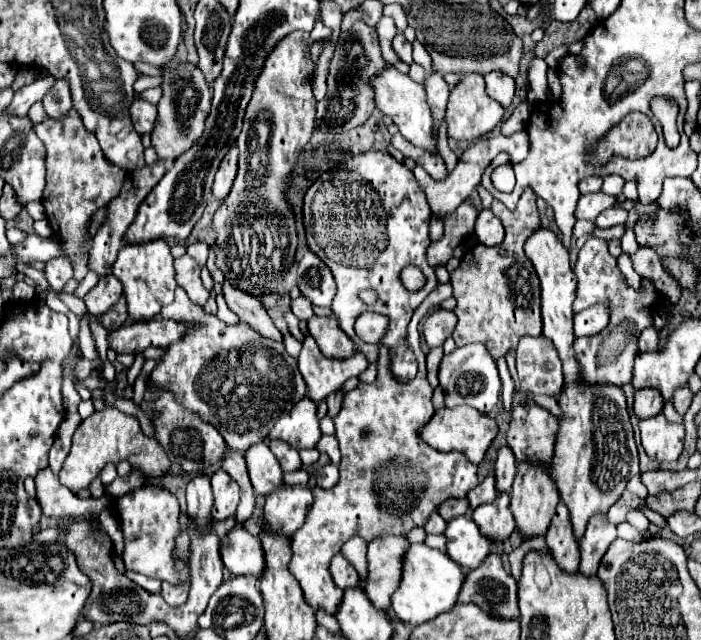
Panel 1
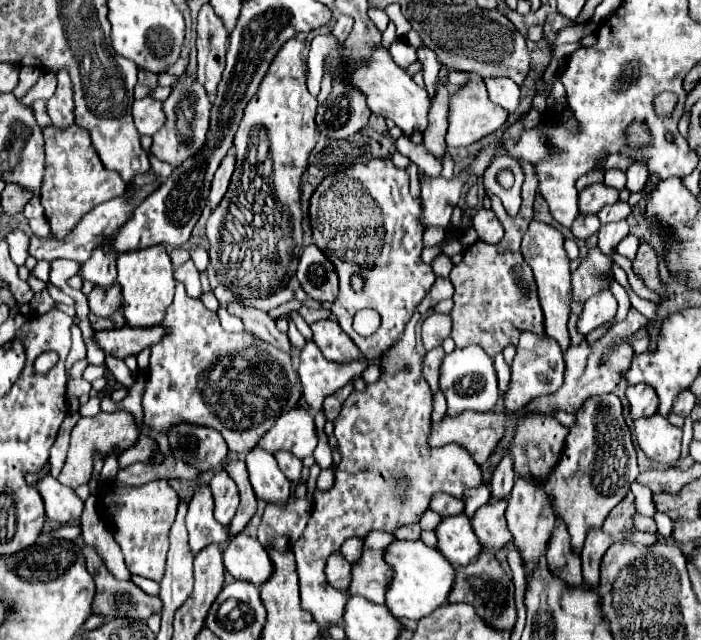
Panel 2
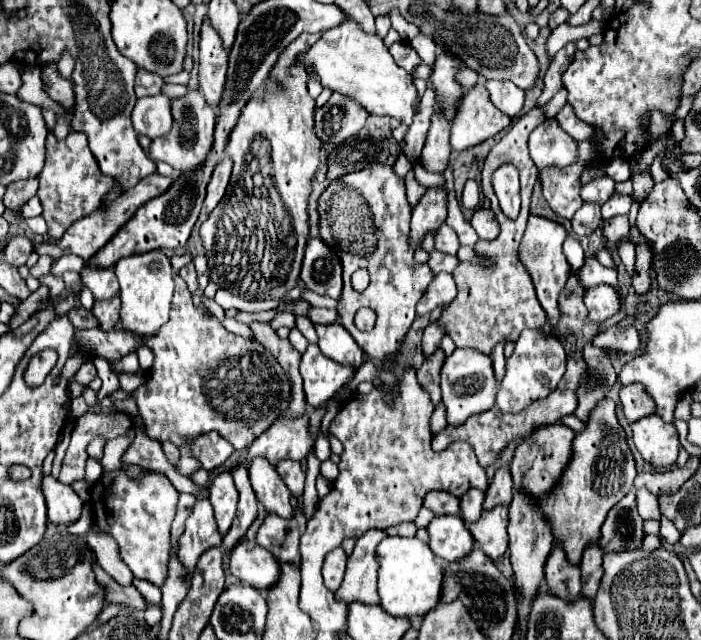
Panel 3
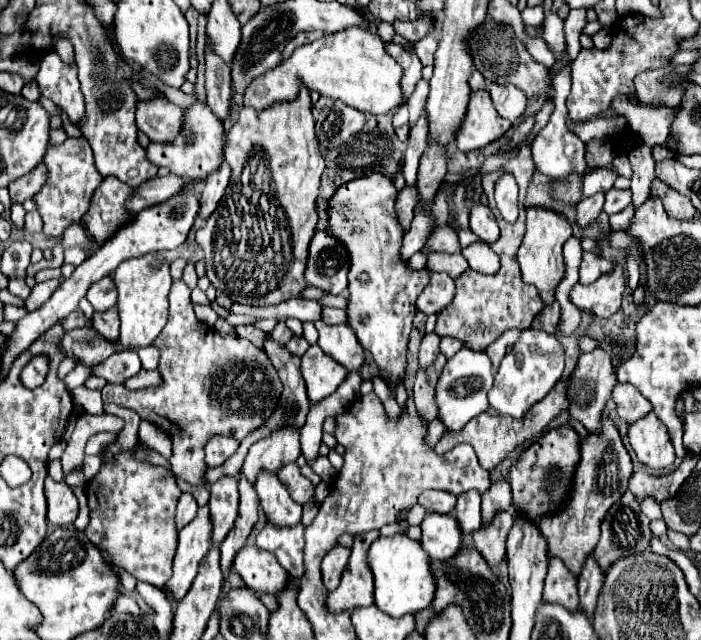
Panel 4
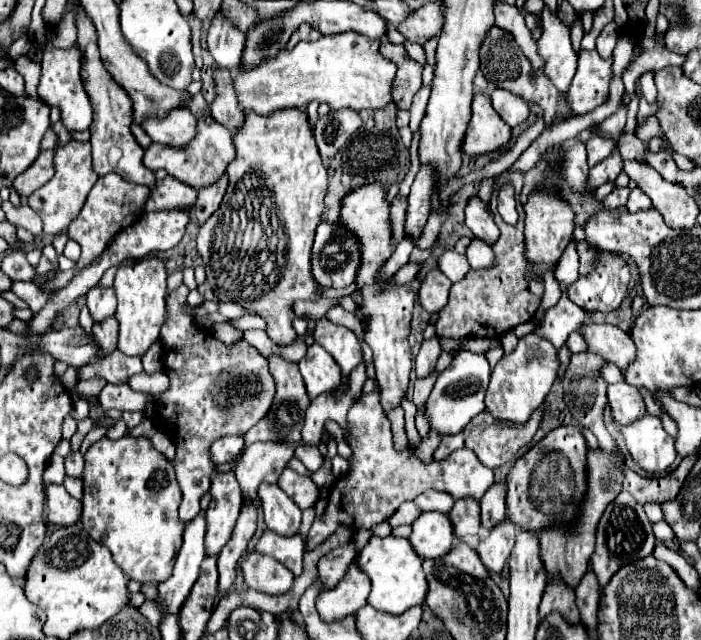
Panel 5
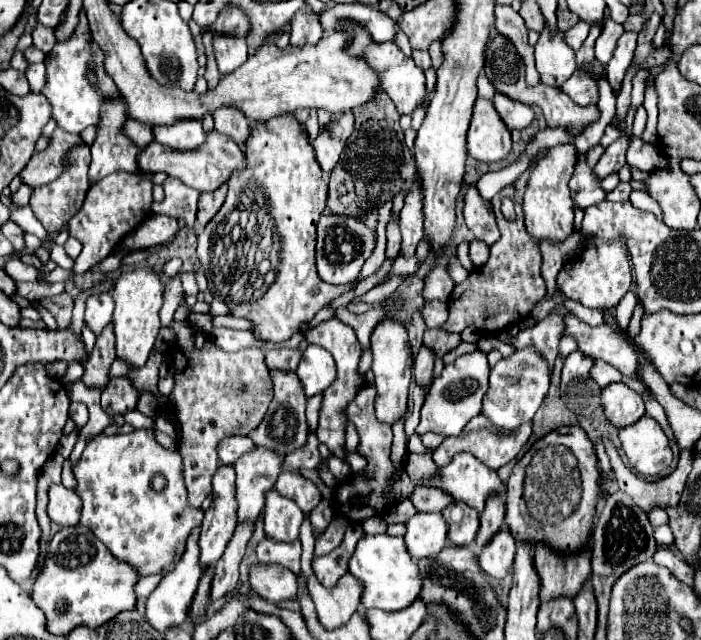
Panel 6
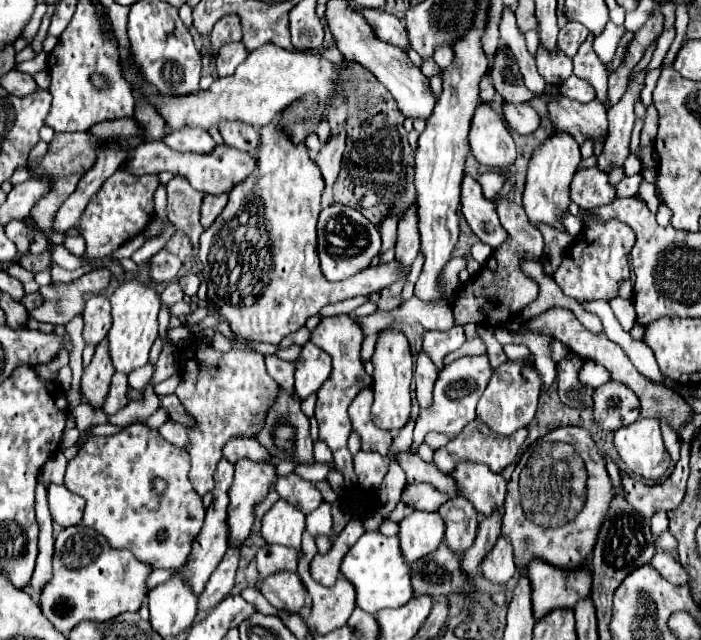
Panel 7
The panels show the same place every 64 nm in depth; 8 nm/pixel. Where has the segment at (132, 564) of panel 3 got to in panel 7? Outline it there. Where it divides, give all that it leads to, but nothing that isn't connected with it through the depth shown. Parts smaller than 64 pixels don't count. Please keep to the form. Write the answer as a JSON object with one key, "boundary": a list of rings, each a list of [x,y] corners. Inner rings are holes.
{"boundary":[[[130,424],[122,432],[112,436],[94,436],[86,442],[86,448],[78,452],[74,460],[68,462],[68,474],[64,478],[64,486],[68,490],[80,494],[86,500],[84,508],[84,524],[94,528],[102,536],[108,538],[114,548],[130,548],[138,560],[152,562],[156,568],[176,568],[182,566],[190,554],[192,542],[196,534],[202,530],[204,522],[204,506],[202,498],[192,490],[188,480],[188,452],[184,448],[176,448],[166,442],[158,430],[146,424]],[[156,478],[166,482],[166,490],[158,494],[153,488]]]}

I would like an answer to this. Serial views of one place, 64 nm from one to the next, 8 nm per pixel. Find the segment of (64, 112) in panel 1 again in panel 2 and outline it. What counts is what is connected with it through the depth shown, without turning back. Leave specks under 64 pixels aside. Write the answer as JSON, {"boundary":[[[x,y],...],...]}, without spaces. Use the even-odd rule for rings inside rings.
{"boundary":[[[58,70],[58,88],[56,94],[46,102],[48,114],[52,118],[54,128],[66,130],[74,122],[74,100],[72,100],[72,84],[66,70]]]}

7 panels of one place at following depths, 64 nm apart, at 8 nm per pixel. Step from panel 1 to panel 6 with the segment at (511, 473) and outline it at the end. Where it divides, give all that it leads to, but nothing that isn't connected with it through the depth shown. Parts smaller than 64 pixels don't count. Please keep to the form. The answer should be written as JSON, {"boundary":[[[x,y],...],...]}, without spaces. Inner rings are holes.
{"boundary":[[[490,496],[486,502],[486,508],[480,516],[480,530],[476,534],[478,548],[488,544],[502,526],[504,526],[504,498],[502,496]]]}

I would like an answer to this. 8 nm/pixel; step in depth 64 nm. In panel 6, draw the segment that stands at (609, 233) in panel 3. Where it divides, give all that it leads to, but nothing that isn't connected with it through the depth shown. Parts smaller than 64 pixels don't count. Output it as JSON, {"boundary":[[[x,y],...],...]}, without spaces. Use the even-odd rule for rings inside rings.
{"boundary":[[[634,190],[634,192],[632,192],[632,196],[630,196],[630,202],[632,202],[636,208],[640,208],[640,210],[648,210],[648,212],[652,212],[658,220],[663,220],[663,213],[659,204],[654,202],[646,192]]]}

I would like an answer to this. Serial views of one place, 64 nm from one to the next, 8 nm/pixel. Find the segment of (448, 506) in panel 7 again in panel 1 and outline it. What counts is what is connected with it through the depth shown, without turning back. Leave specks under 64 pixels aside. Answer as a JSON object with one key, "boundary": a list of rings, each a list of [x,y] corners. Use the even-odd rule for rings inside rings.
{"boundary":[[[490,474],[484,482],[480,482],[474,490],[470,490],[470,492],[466,494],[472,510],[474,510],[476,506],[480,506],[480,504],[494,502],[496,496],[498,496],[498,492],[496,492],[496,488],[494,488],[494,476],[492,476],[492,474]]]}

